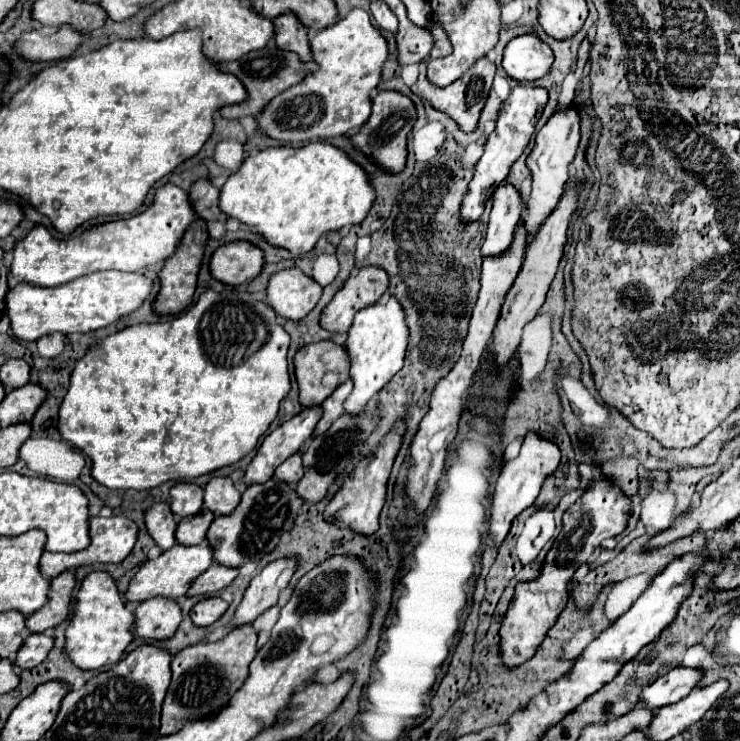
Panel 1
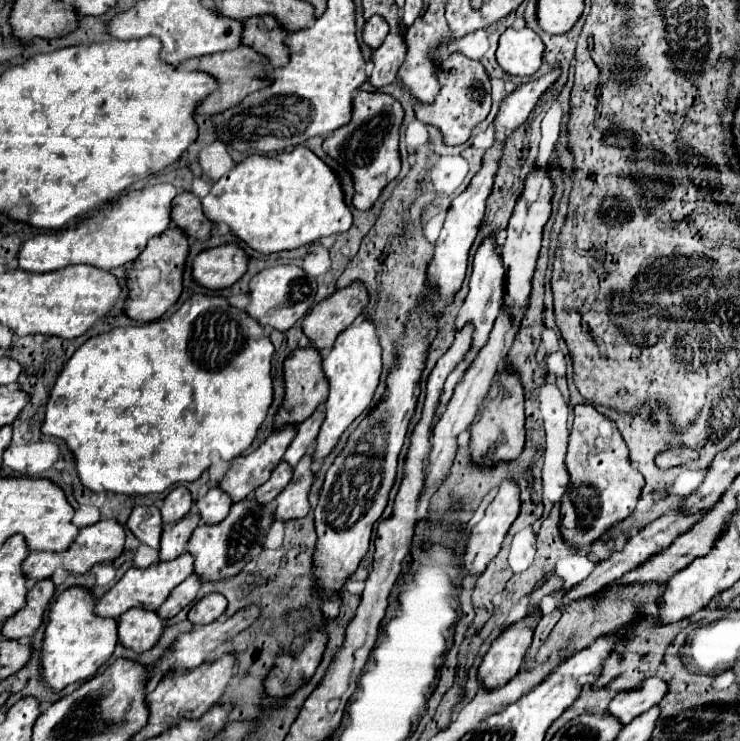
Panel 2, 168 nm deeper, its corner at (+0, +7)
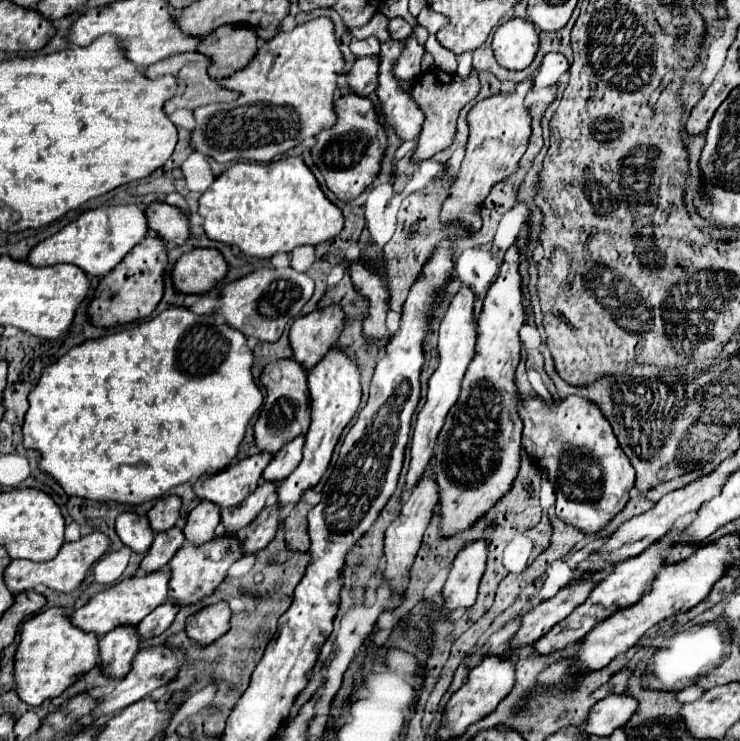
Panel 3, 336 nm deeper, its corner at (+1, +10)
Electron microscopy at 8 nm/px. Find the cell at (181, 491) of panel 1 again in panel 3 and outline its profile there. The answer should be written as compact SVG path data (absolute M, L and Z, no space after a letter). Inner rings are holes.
M175 494L161 498L161 500L147 512L149 522L151 522L151 528L153 528L155 532L171 528L171 526L177 522L177 518L179 518L181 504L183 504L181 498L175 496Z

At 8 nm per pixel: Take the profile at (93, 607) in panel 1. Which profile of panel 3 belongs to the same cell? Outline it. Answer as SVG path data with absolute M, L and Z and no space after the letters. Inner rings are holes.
M49 608L23 624L21 642L15 654L15 678L19 696L31 706L39 706L47 698L59 696L79 676L89 672L99 660L99 636L71 624L65 608Z

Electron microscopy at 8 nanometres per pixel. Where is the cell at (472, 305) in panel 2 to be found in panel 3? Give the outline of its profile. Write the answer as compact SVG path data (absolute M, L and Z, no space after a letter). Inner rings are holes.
M461 286L461 290L451 300L447 314L441 320L441 326L439 326L439 358L441 360L439 360L439 366L437 366L435 374L429 380L427 402L421 408L421 412L417 414L415 436L411 440L411 466L409 466L409 472L407 472L405 492L409 492L417 484L419 476L425 472L429 460L433 458L433 442L435 442L435 438L439 436L439 432L445 424L445 416L447 416L449 408L457 402L467 366L475 358L475 344L477 344L477 316L475 316L475 310L473 310L475 300L477 300L475 292L469 286Z

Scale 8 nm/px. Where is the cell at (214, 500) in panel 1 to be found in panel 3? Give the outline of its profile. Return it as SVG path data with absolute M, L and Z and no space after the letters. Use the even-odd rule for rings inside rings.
M203 500L191 510L187 518L187 526L183 528L185 538L195 540L195 544L203 544L215 536L219 522L221 522L221 508L213 502ZM189 536L197 536L197 538L189 538Z

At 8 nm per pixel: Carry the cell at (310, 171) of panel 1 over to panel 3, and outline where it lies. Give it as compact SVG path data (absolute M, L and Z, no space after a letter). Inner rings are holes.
M287 156L281 160L271 160L267 164L237 162L229 166L199 198L199 214L205 218L203 228L211 240L219 240L229 246L235 244L247 256L255 258L271 258L277 252L291 252L301 244L327 242L335 238L345 224L343 212L323 194L317 178L301 156Z

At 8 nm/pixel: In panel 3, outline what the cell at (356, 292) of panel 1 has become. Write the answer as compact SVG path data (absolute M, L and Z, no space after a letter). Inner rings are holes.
M339 304L309 312L295 318L291 324L289 340L293 346L293 358L305 368L313 368L321 356L339 340L345 324L345 312Z

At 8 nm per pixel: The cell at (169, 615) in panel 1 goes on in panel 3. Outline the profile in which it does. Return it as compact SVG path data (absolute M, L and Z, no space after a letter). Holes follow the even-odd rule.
M123 624L103 636L99 644L99 664L105 668L105 674L123 678L131 670L139 644L139 632L133 624Z

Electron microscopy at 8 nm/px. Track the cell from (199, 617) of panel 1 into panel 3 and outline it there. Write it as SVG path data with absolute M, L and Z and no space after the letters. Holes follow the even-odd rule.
M217 602L191 614L185 622L185 630L189 638L193 638L195 642L209 644L229 630L229 620L231 620L229 604Z

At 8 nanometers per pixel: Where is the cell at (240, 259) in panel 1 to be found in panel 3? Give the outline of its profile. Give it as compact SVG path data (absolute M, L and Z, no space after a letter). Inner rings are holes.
M195 248L183 254L173 268L173 284L185 294L213 290L229 272L229 264L217 248Z

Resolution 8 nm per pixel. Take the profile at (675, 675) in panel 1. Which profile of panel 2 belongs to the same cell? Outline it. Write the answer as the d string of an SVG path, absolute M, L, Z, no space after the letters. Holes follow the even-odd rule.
M650 677L646 679L642 685L622 691L618 693L610 705L608 705L608 713L614 715L616 719L620 719L622 725L630 723L634 717L642 715L644 711L648 711L650 707L658 705L660 699L666 693L666 683L660 681L658 677Z

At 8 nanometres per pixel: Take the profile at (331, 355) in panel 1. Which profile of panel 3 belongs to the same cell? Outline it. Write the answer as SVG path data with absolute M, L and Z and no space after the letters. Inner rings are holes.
M281 358L275 364L267 364L261 382L267 388L267 398L261 408L259 420L255 424L255 442L259 450L267 450L271 454L279 452L287 442L295 436L305 434L309 428L311 408L309 408L309 388L307 388L307 370L293 358Z

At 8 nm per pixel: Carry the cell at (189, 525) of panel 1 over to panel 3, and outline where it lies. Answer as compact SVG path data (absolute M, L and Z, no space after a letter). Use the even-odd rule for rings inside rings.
M173 526L169 530L157 532L155 540L149 548L149 552L145 554L143 562L141 562L141 572L155 572L161 570L163 566L169 564L169 560L173 558L173 554L183 546L185 542L185 534L181 526Z

